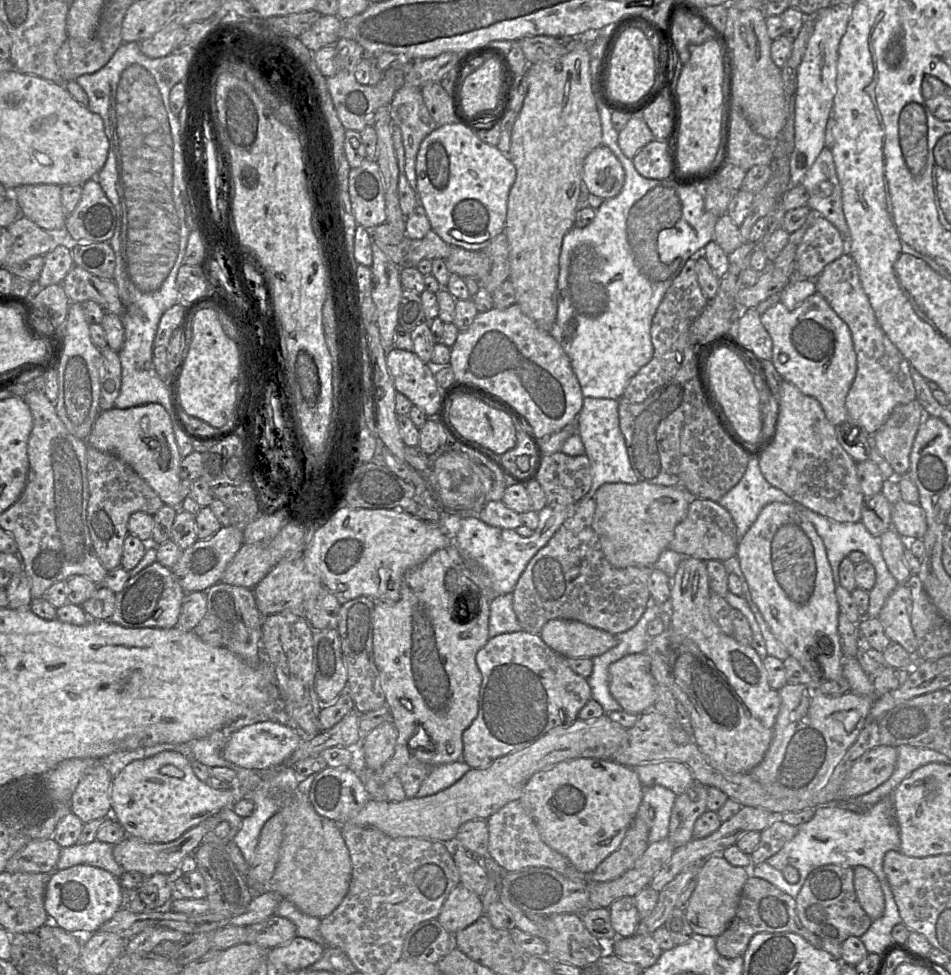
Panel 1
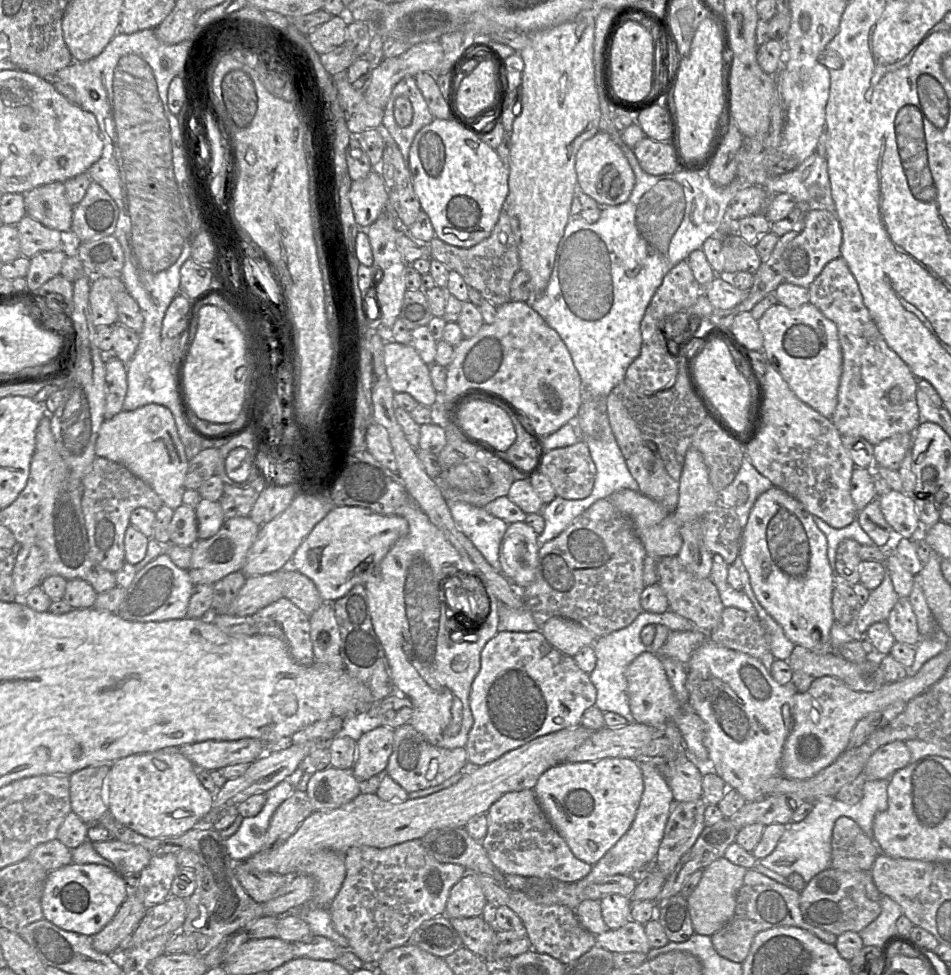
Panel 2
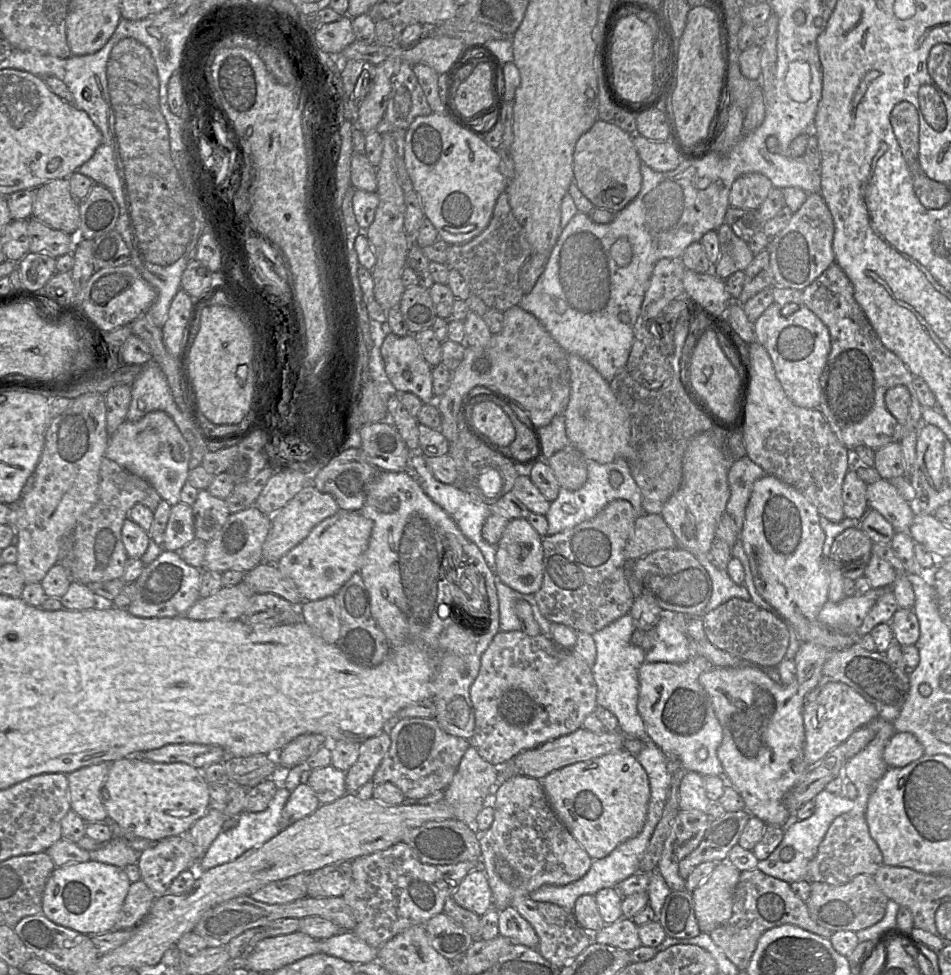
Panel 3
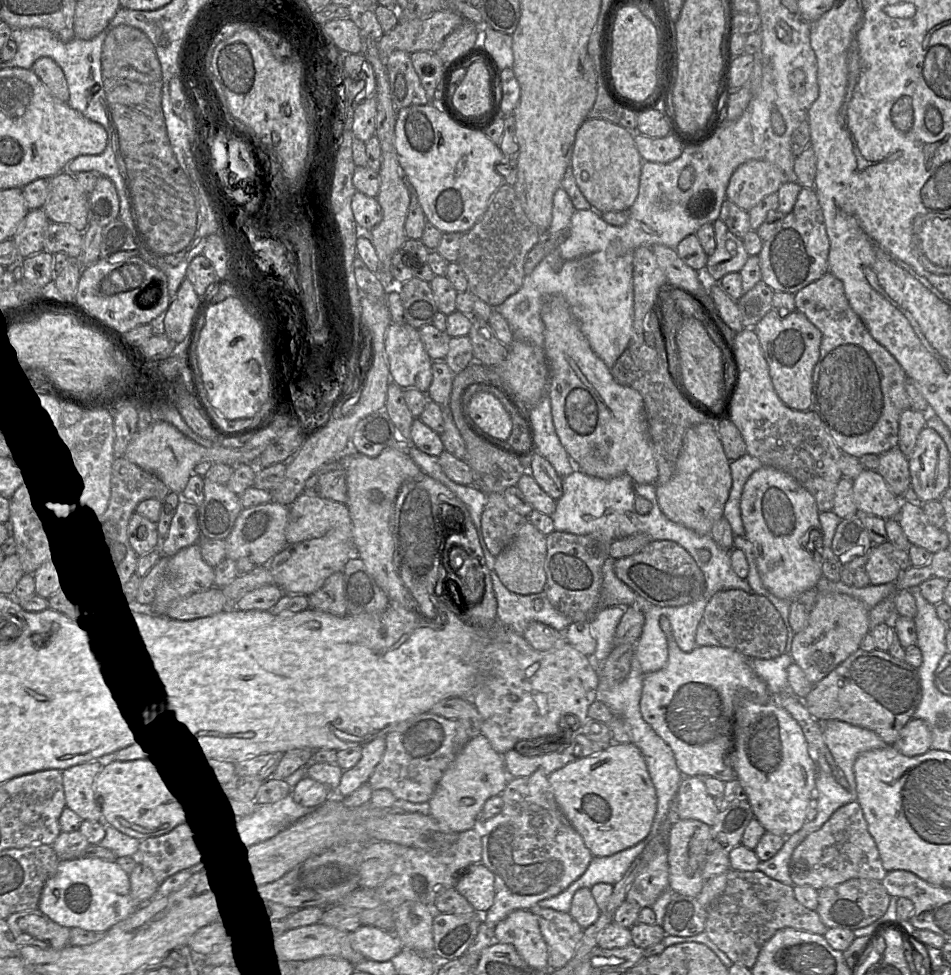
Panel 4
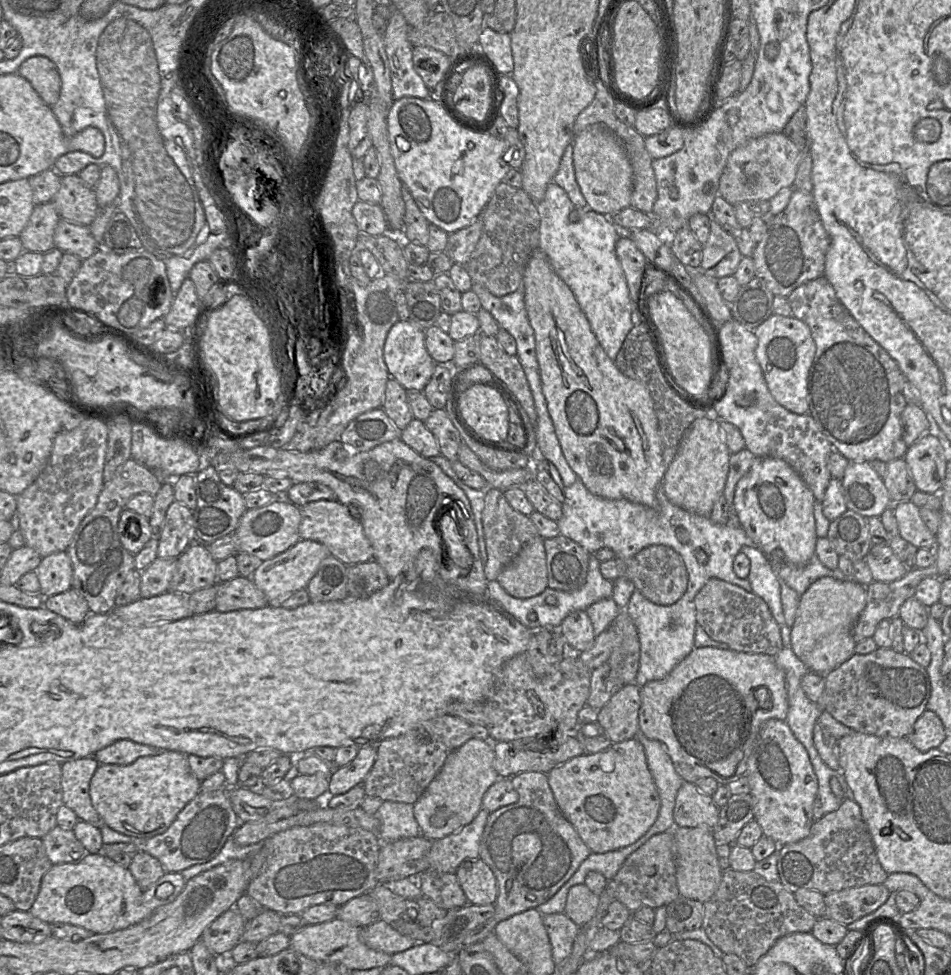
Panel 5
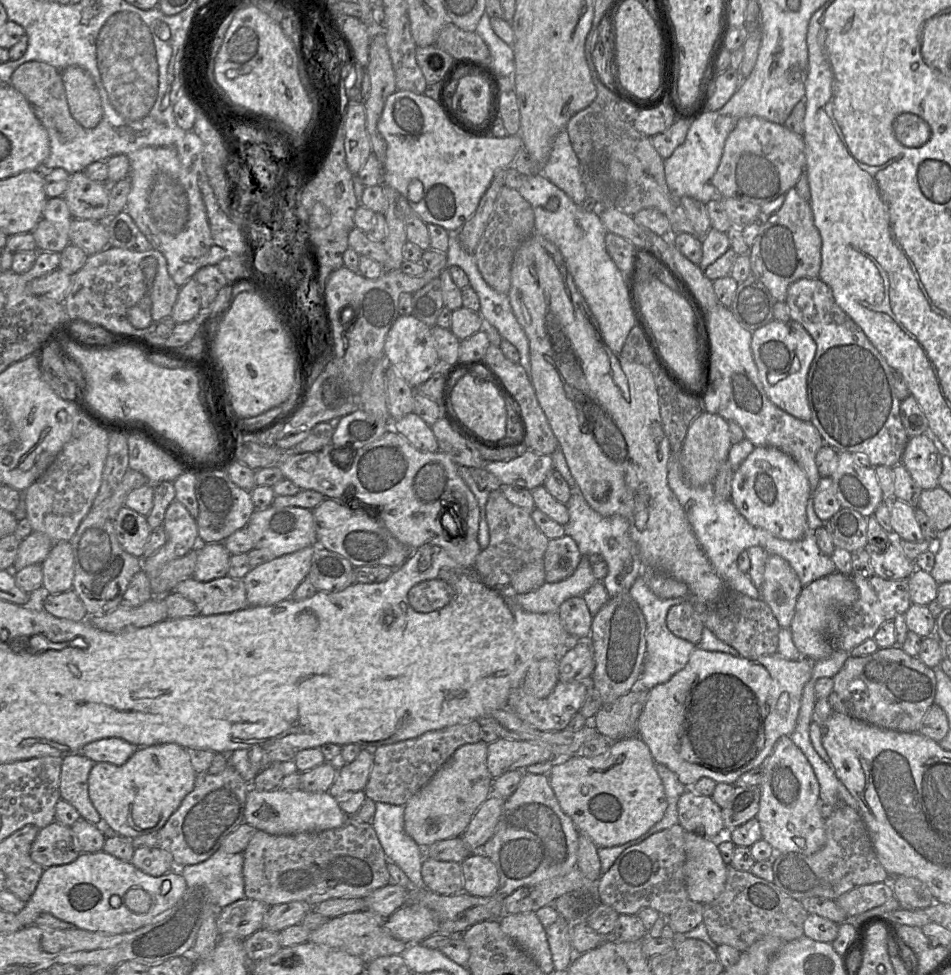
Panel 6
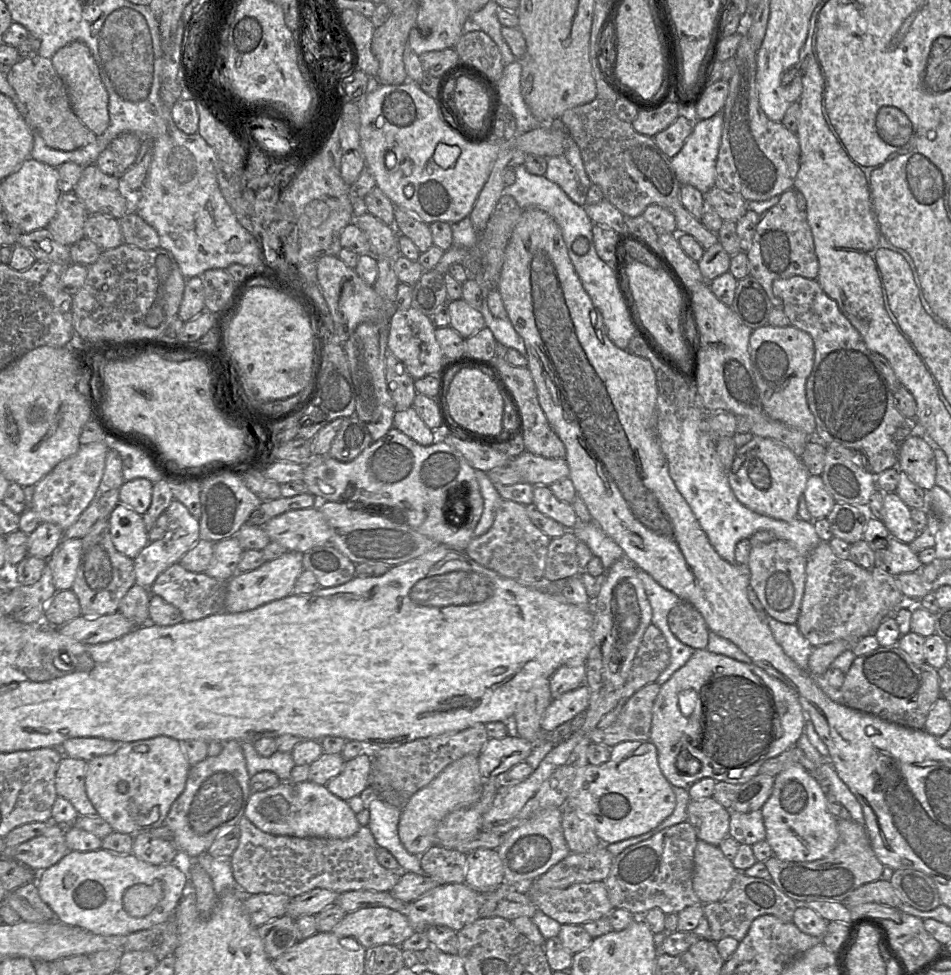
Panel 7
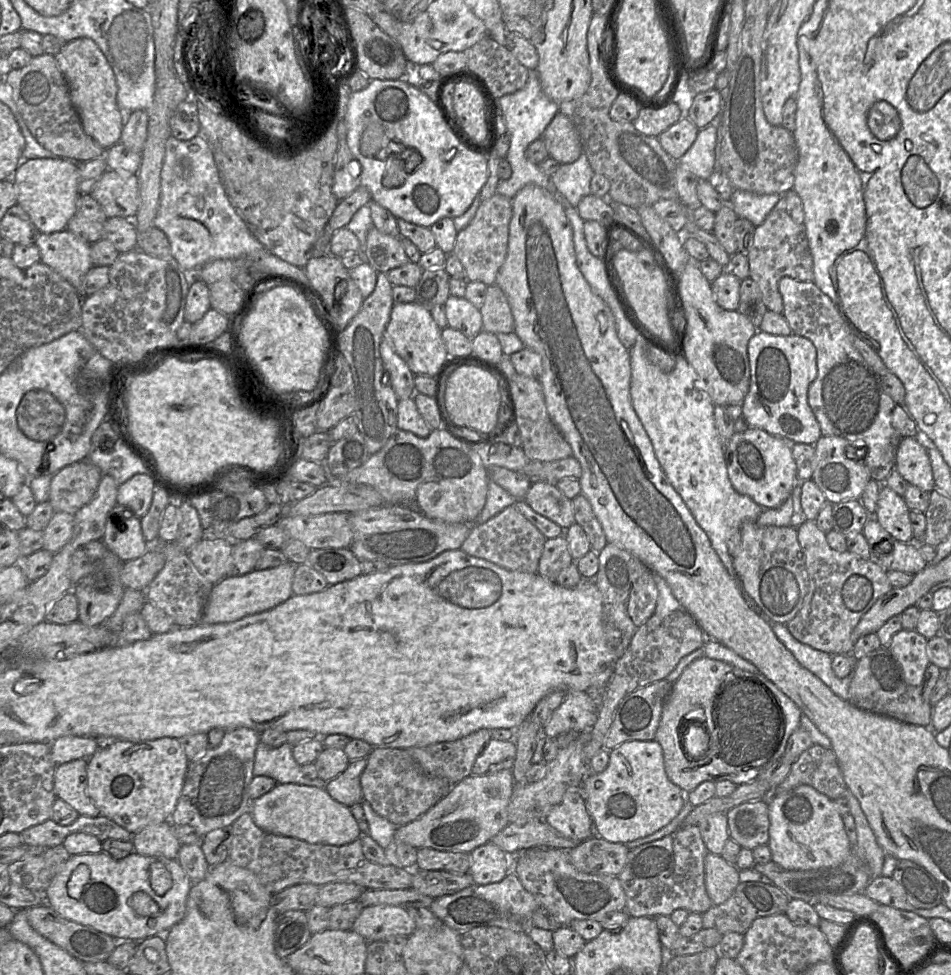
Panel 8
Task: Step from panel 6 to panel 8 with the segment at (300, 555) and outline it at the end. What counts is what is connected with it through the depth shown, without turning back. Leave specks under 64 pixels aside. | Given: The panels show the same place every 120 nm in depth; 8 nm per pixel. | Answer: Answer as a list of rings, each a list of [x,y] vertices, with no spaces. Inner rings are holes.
[[[286,562],[267,569],[252,571],[235,576],[225,576],[214,584],[204,608],[201,623],[219,624],[234,622],[248,615],[272,609],[293,595],[292,581],[295,570],[300,564]]]

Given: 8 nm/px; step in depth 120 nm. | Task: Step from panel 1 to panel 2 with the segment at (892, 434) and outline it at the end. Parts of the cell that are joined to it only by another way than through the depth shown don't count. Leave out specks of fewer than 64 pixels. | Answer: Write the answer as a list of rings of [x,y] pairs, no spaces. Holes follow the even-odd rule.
[[[914,433],[895,434],[874,446],[875,466],[882,466],[891,470],[898,470],[906,454],[911,451]]]

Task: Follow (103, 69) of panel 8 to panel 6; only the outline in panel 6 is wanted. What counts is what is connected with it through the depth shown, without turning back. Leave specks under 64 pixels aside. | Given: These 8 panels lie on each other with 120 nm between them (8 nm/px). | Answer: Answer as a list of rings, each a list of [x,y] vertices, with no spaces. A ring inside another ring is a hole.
[[[69,66],[61,76],[73,118],[86,129],[97,127],[103,118],[103,107],[90,73],[79,66]]]

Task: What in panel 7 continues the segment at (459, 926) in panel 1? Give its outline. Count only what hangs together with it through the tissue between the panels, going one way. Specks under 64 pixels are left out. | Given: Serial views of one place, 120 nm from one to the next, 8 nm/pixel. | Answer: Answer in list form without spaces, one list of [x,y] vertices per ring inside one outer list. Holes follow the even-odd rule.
[[[477,848],[467,854],[467,885],[478,892],[489,893],[503,882],[504,867],[497,849]]]

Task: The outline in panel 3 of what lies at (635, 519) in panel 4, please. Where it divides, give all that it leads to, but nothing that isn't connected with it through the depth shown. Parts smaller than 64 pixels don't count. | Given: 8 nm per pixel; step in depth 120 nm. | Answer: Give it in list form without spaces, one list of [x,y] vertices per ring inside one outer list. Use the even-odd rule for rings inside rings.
[[[617,458],[610,463],[600,464],[593,460],[588,461],[588,477],[585,484],[578,490],[568,490],[560,487],[557,498],[551,502],[547,512],[548,520],[547,535],[554,535],[566,529],[572,528],[586,520],[595,517],[608,503],[616,499],[624,499],[631,503],[636,514],[639,516],[644,513],[642,507],[642,494],[635,482],[630,464],[626,459]],[[612,471],[619,471],[623,476],[623,483],[614,488],[609,482],[609,475]]]

